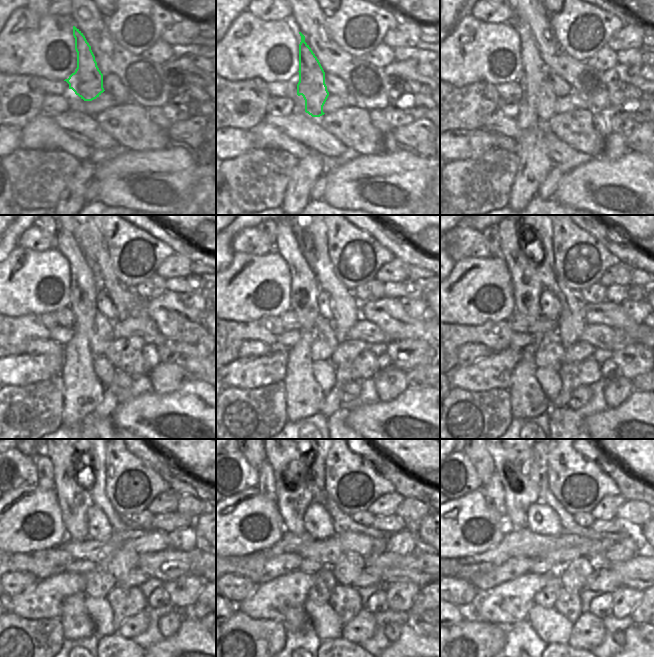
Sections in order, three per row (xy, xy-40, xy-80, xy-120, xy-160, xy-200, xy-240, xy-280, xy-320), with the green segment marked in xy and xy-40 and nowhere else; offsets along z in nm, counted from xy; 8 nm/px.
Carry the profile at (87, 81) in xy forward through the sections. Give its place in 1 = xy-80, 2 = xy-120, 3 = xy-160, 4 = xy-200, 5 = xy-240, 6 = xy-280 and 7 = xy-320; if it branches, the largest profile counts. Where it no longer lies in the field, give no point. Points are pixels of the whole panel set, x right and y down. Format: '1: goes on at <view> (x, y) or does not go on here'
1: goes on at xy-80 (545, 99)
2: goes on at xy-120 (101, 332)
3: goes on at xy-160 (324, 344)
4: goes on at xy-200 (549, 351)
5: goes on at xy-240 (100, 581)
6: goes on at xy-280 (325, 582)
7: goes on at xy-320 (546, 597)

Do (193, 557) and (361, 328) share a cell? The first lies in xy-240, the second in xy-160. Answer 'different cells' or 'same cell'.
same cell

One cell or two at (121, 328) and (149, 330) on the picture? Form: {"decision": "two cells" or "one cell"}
{"decision": "one cell"}

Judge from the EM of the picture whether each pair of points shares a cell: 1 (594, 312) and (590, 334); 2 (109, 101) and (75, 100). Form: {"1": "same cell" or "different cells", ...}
{"1": "different cells", "2": "same cell"}

